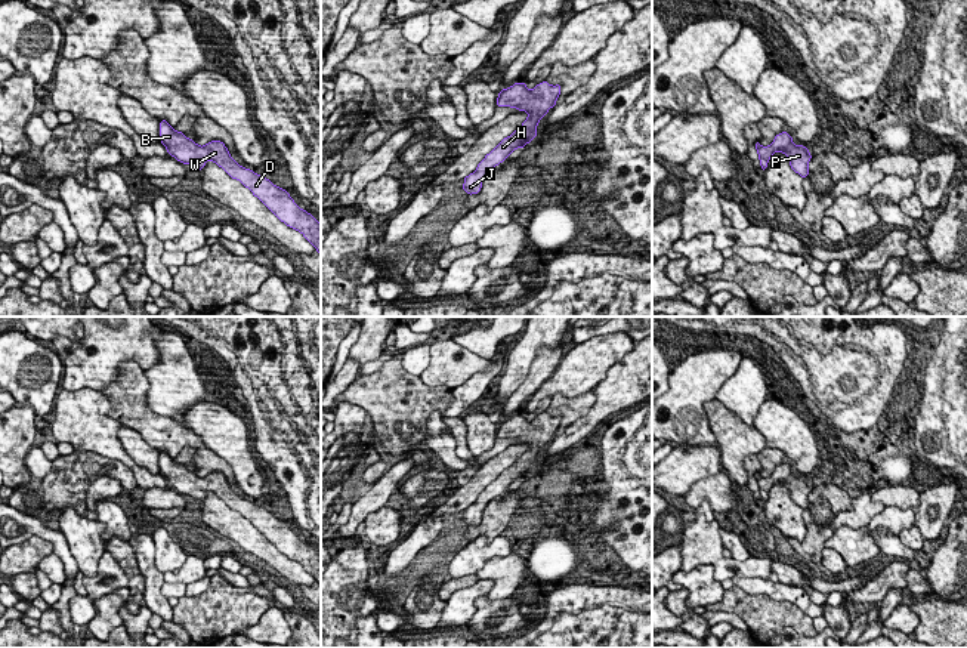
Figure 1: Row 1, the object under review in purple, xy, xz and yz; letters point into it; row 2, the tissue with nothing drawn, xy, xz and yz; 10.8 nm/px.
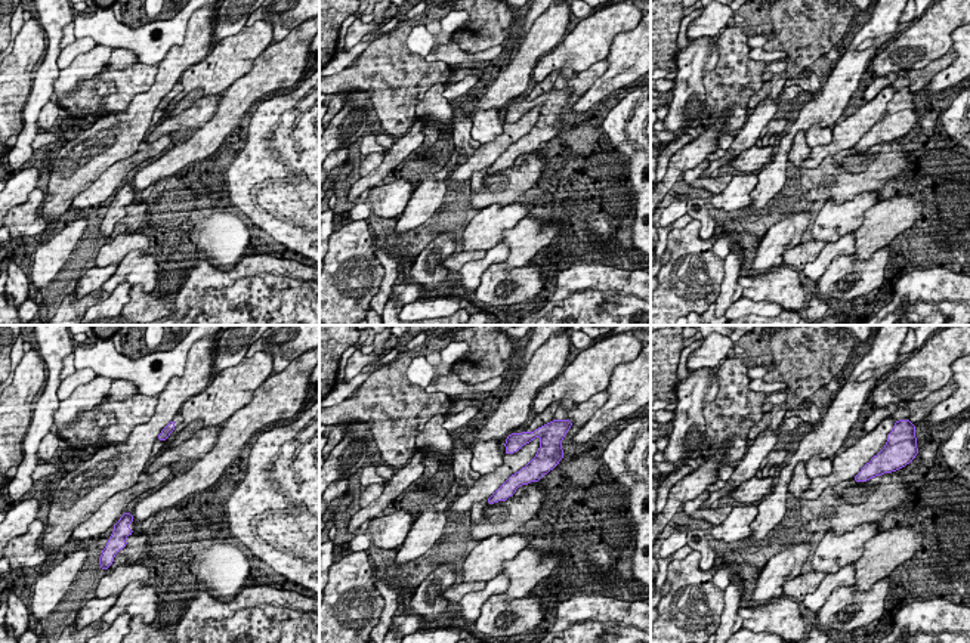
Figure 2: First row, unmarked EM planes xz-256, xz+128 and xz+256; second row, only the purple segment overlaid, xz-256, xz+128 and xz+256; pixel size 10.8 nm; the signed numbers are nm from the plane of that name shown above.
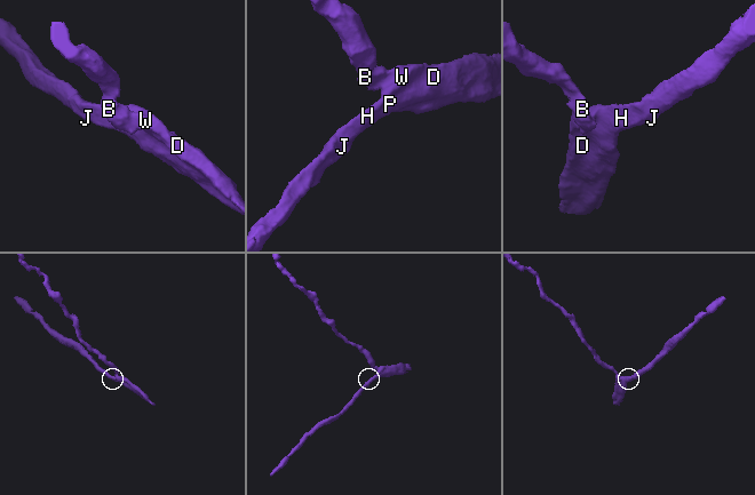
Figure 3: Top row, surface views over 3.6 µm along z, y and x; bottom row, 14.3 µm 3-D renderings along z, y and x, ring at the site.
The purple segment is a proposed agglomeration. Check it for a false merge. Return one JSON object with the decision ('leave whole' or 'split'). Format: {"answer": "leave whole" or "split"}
{"answer": "leave whole"}

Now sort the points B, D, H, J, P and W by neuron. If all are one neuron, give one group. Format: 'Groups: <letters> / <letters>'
Groups: B D H J P W

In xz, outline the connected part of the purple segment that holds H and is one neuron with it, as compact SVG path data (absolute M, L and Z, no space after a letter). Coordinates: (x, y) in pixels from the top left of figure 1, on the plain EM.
M520 413L507 420L501 420L497 429L497 438L510 438L518 442L526 442L528 450L486 485L473 504L464 509L464 524L469 527L478 525L491 500L506 493L516 479L523 479L537 468L537 457L549 441L556 436L560 420L560 416L552 417L547 413L537 416L531 422Z

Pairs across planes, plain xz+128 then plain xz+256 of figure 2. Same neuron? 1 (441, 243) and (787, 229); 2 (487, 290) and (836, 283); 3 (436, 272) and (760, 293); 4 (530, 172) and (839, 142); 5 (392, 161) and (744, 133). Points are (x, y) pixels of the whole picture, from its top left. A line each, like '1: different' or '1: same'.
1: same
2: same
3: different
4: different
5: same

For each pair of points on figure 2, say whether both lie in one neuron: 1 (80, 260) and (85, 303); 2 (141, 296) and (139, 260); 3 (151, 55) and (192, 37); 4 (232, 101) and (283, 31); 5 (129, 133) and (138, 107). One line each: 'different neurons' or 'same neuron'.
1: same neuron
2: different neurons
3: different neurons
4: different neurons
5: same neuron

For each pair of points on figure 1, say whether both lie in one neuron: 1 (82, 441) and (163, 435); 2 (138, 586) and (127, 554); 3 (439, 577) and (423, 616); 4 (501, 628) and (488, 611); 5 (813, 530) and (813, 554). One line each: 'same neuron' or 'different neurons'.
1: different neurons
2: same neuron
3: same neuron
4: same neuron
5: same neuron

